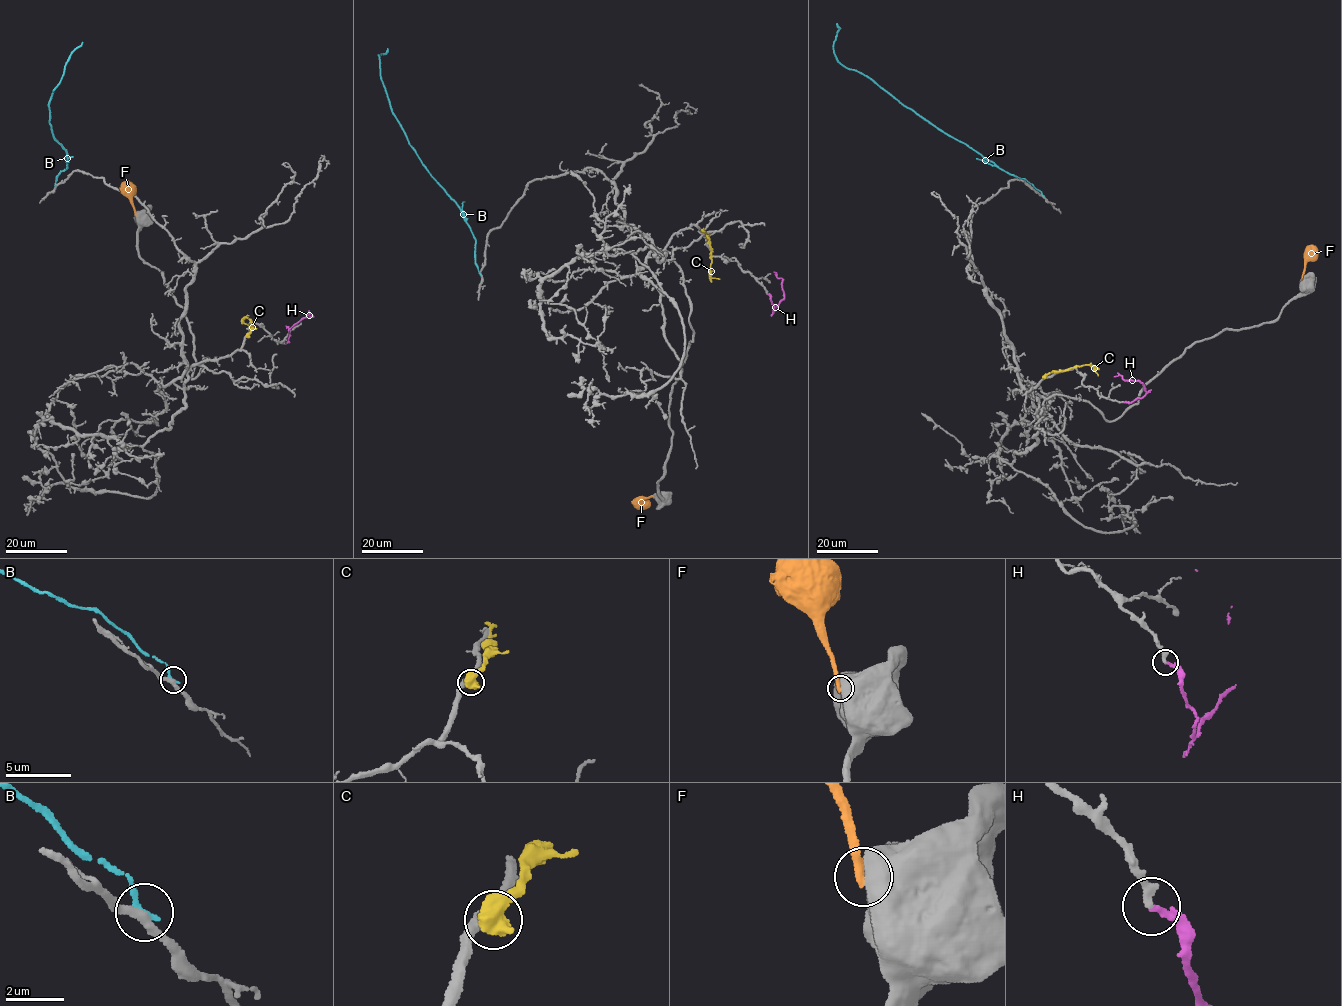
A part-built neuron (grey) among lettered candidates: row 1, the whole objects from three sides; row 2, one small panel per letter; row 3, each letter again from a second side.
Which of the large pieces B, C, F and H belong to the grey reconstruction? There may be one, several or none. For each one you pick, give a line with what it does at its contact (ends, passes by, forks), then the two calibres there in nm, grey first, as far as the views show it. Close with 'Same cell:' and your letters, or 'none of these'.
H: it ends there; 280 nm thick on the grey side, 240 nm on the other
Same cell: H

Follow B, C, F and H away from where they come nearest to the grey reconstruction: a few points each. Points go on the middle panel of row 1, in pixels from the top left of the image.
B: (480, 274), (475, 260), (476, 241), (459, 207), (427, 170), (393, 113), (377, 55), (385, 53), (388, 48)
C: (703, 231), (711, 250), (710, 273), (712, 278), (720, 279)
F: (653, 496), (646, 497), (643, 507), (638, 506)
H: (767, 293), (774, 311), (784, 297), (782, 279), (773, 271)

